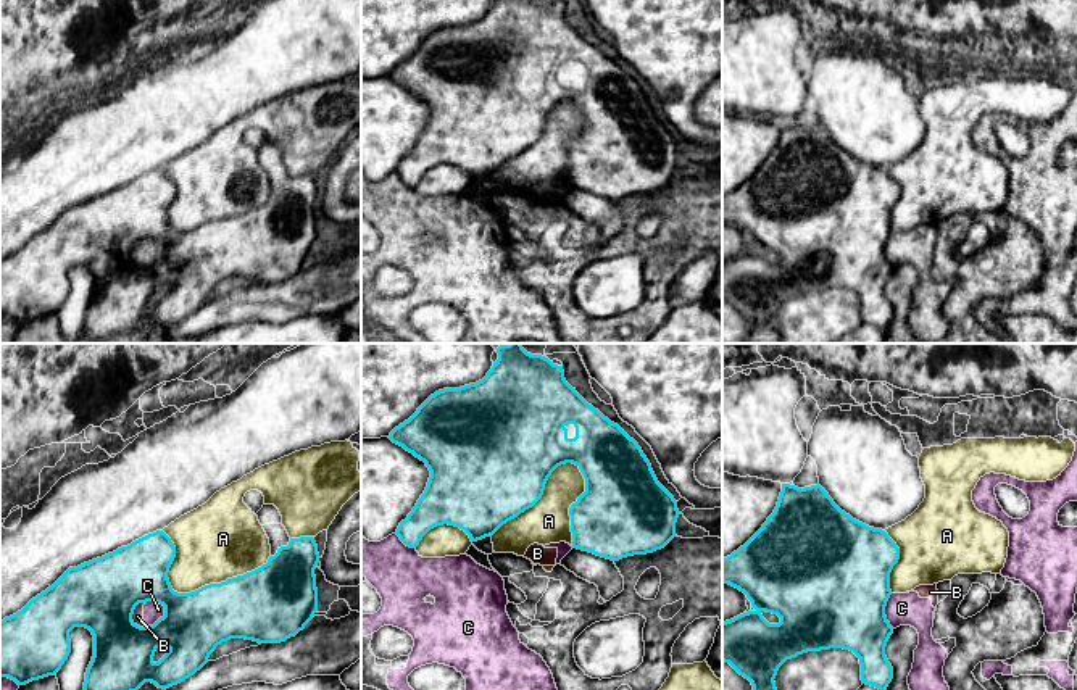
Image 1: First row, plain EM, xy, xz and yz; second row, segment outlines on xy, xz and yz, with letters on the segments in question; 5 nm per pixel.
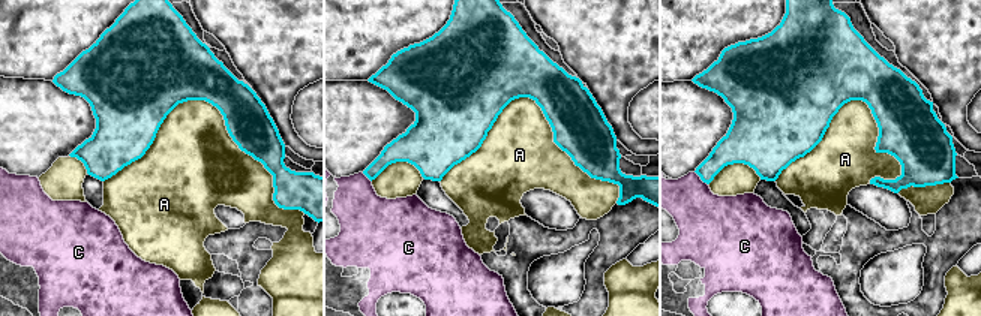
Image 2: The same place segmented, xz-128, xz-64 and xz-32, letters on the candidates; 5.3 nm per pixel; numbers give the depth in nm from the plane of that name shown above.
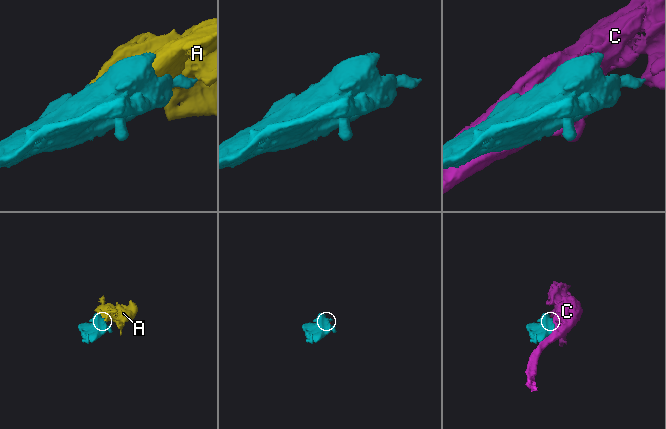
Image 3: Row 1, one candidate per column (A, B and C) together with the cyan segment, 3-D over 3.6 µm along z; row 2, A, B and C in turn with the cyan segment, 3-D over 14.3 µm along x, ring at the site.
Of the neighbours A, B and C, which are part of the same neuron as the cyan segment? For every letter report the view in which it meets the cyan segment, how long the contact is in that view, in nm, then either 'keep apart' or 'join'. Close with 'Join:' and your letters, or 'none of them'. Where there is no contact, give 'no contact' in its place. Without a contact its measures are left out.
A: xz | 550 nm | join
B: xy | 140 nm | keep apart
C: xy | 140 nm | keep apart
Join: A

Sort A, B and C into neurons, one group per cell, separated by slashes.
A / B C

